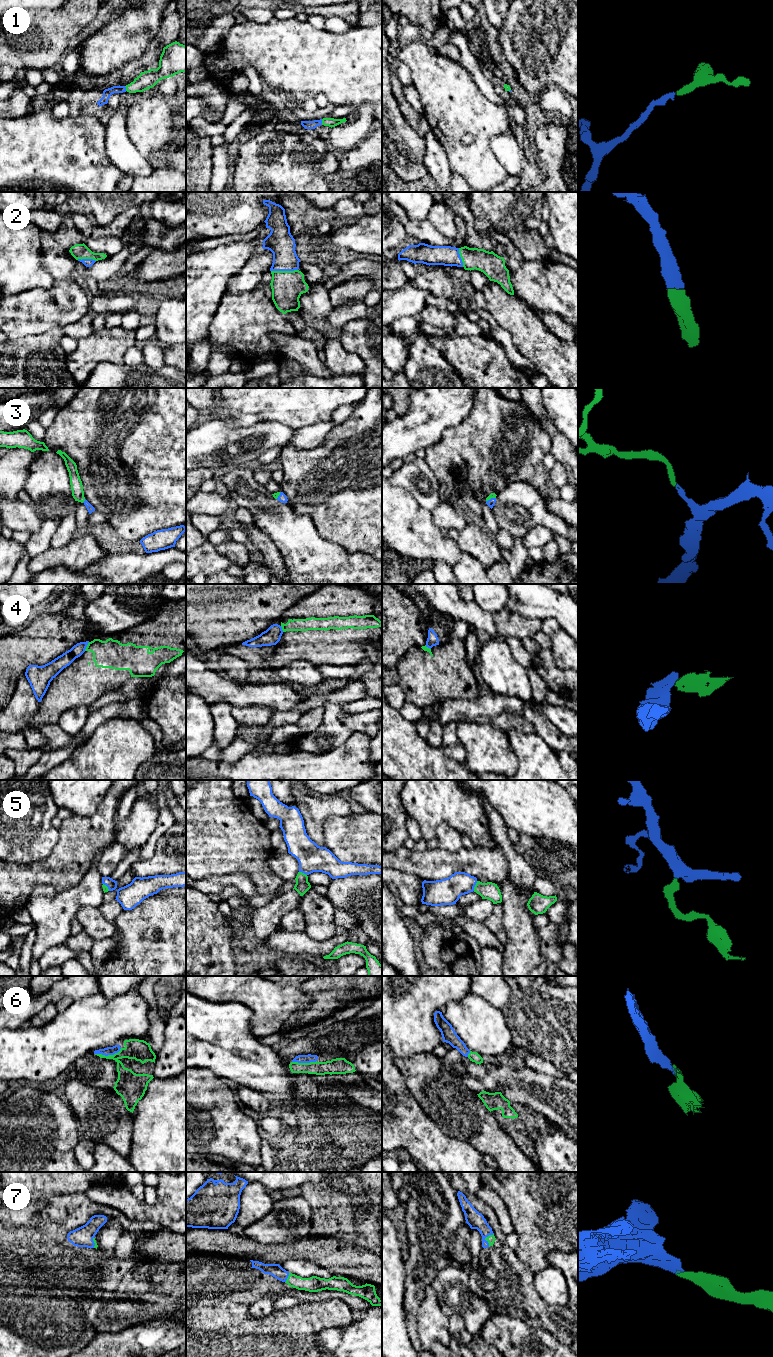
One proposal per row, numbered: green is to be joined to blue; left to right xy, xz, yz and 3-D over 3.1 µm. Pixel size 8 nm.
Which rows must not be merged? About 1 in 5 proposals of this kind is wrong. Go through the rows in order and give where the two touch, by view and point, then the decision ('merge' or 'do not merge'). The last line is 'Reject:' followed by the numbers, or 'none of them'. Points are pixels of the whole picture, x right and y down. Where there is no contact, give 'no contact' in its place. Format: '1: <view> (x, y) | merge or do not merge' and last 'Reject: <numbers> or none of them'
1: xz (321, 122) | merge
2: xz (284, 270) | merge
3: xy (84, 501) | merge
4: xy (86, 646) | do not merge
5: yz (474, 886) | merge
6: xy (108, 1054) | merge
7: yz (485, 1237) | merge
Reject: 4

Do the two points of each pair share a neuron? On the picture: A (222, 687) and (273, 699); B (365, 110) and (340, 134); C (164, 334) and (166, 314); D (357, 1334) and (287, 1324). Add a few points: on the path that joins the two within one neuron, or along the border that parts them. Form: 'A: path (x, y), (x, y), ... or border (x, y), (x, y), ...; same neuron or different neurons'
A: path (235, 693), (260, 694); same neuron
B: path (364, 118), (348, 134); same neuron
C: path (164, 329), (163, 326), (166, 323), (166, 319); same neuron
D: border (346, 1325), (323, 1328), (316, 1337), (317, 1346); different neurons

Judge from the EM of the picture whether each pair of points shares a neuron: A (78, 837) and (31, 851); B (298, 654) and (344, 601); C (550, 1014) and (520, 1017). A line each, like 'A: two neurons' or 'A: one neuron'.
A: two neurons
B: one neuron
C: one neuron

